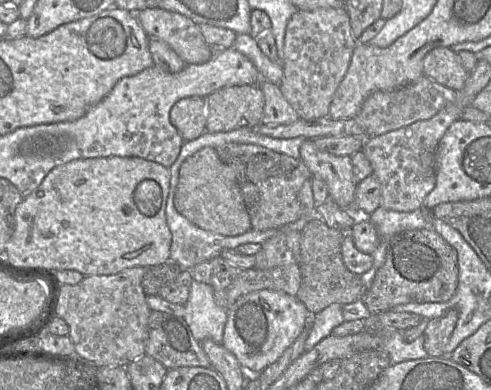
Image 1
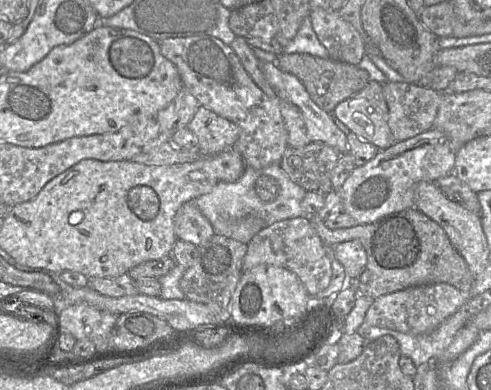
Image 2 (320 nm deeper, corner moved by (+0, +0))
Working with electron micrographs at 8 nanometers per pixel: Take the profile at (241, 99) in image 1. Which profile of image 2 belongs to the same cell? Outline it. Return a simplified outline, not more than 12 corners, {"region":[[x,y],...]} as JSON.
{"region":[[202,106],[187,127],[204,157],[233,148],[237,125]]}

